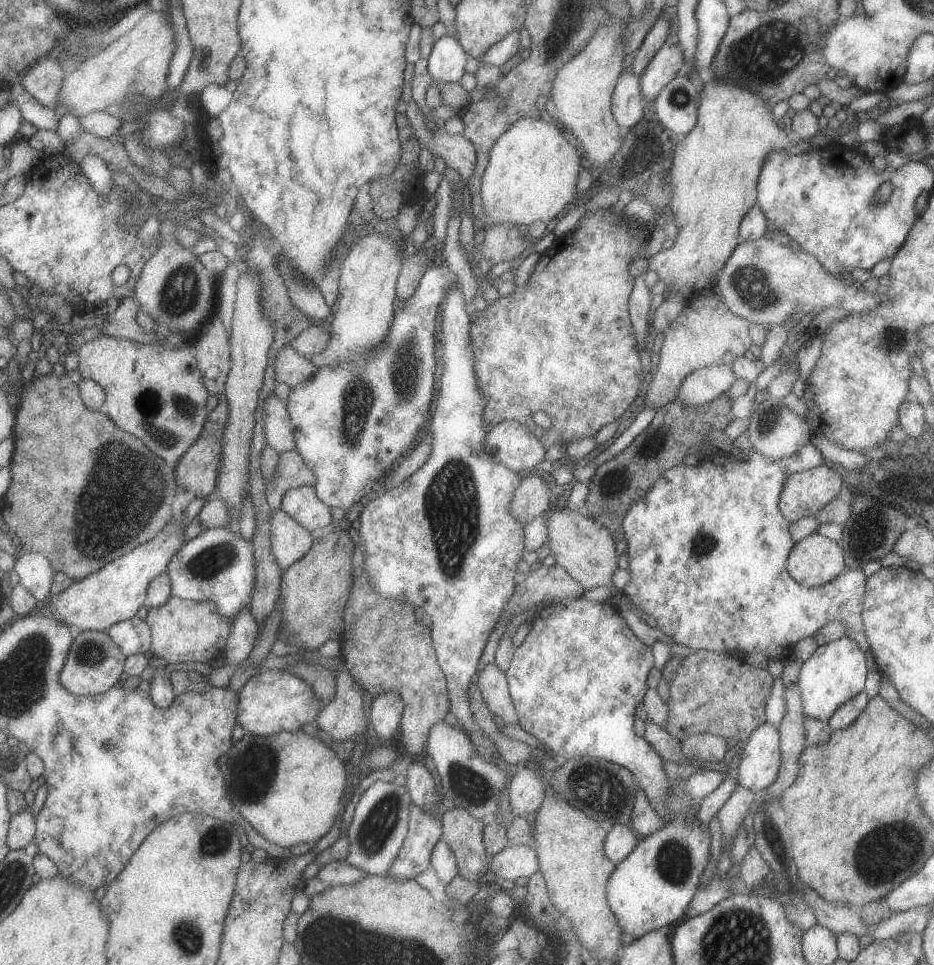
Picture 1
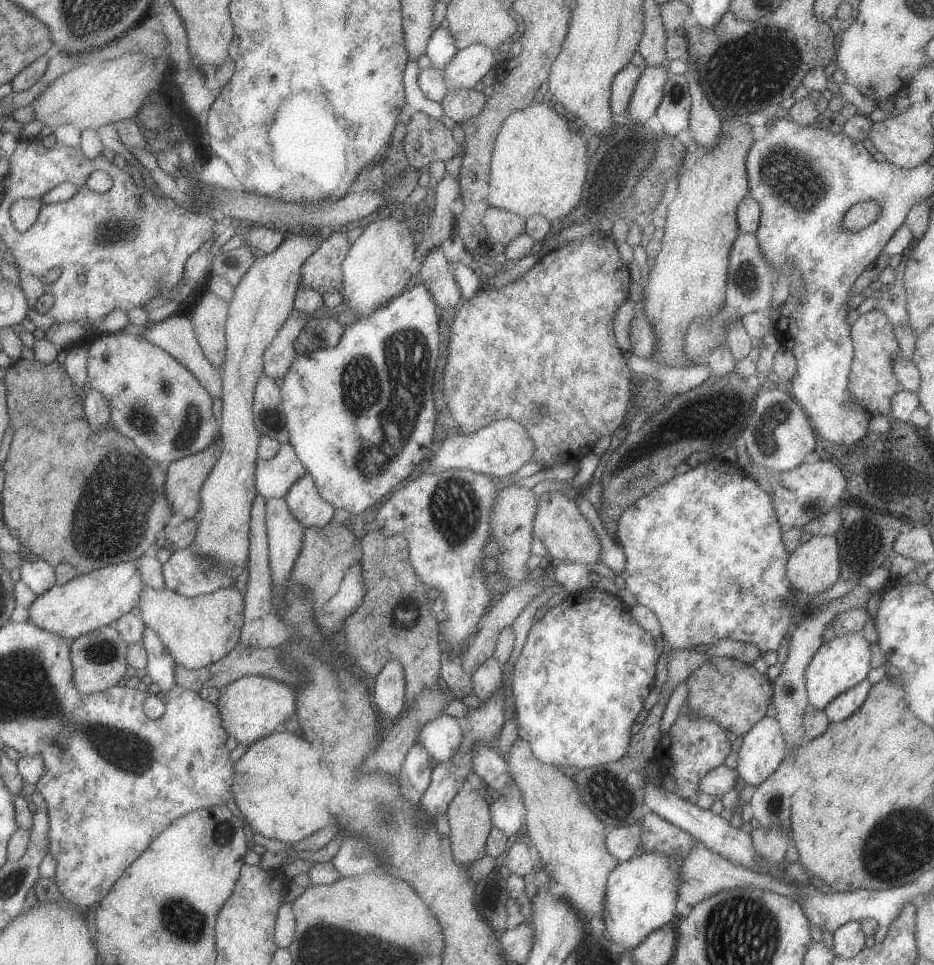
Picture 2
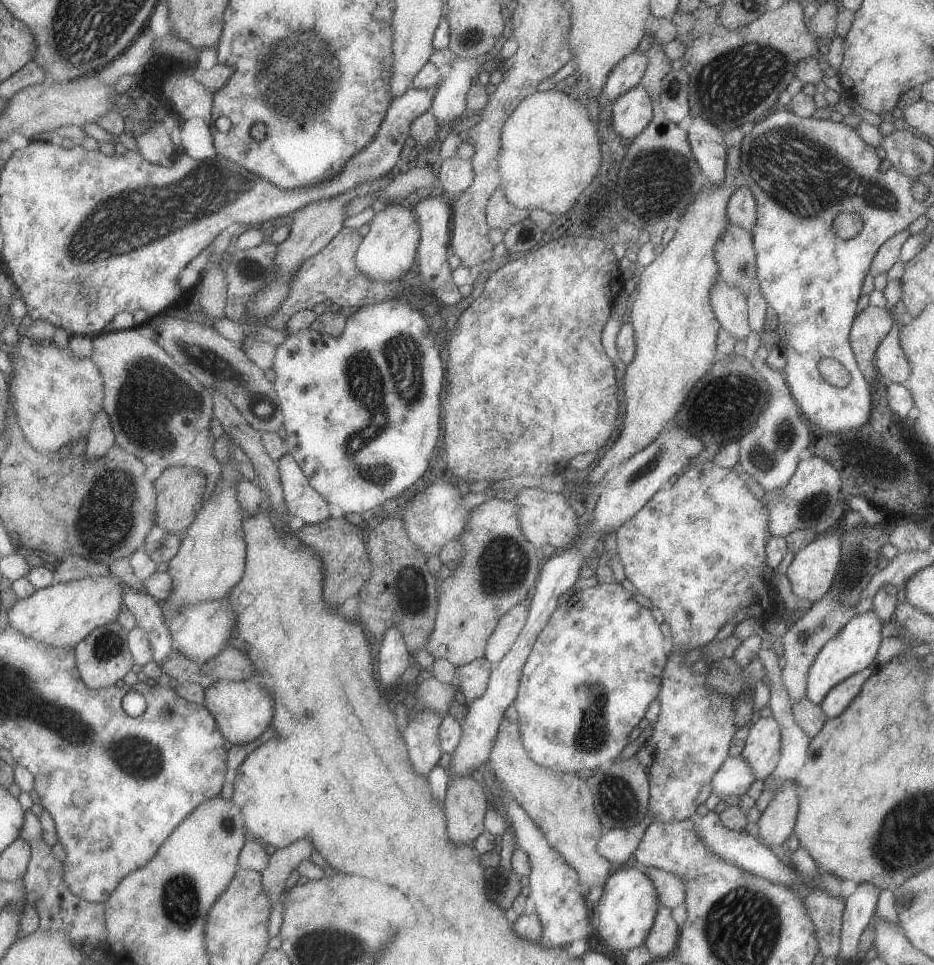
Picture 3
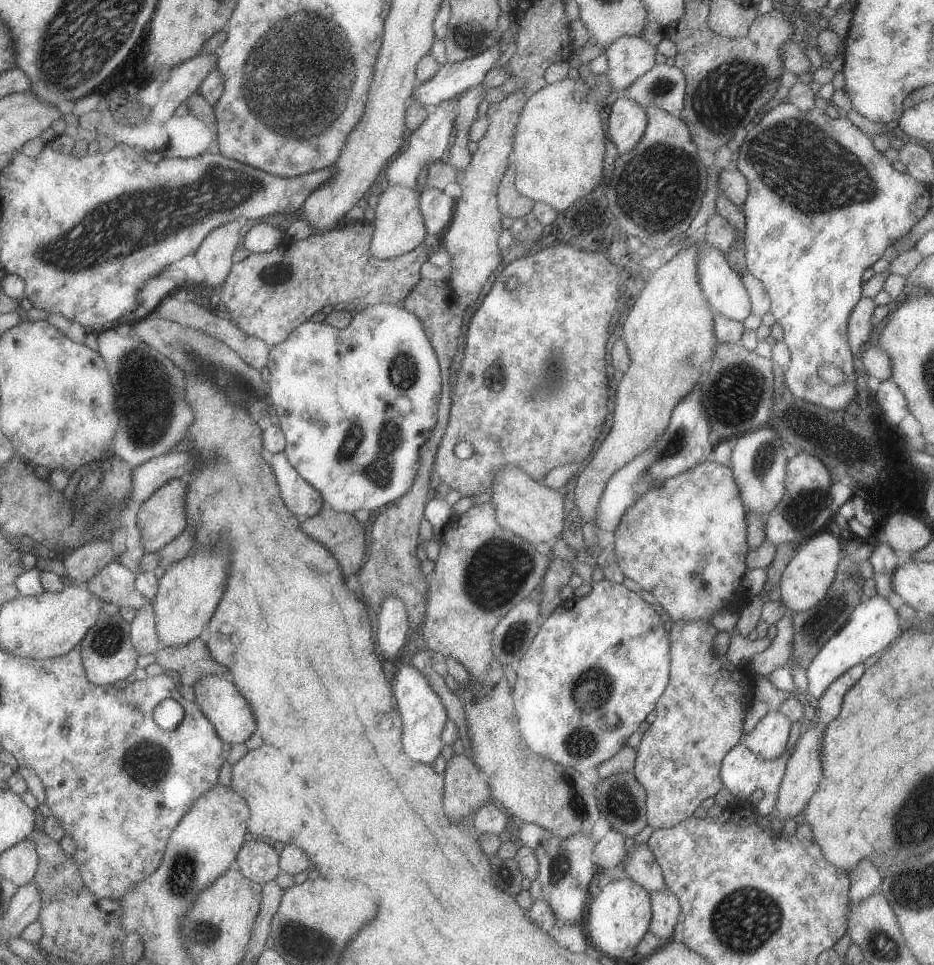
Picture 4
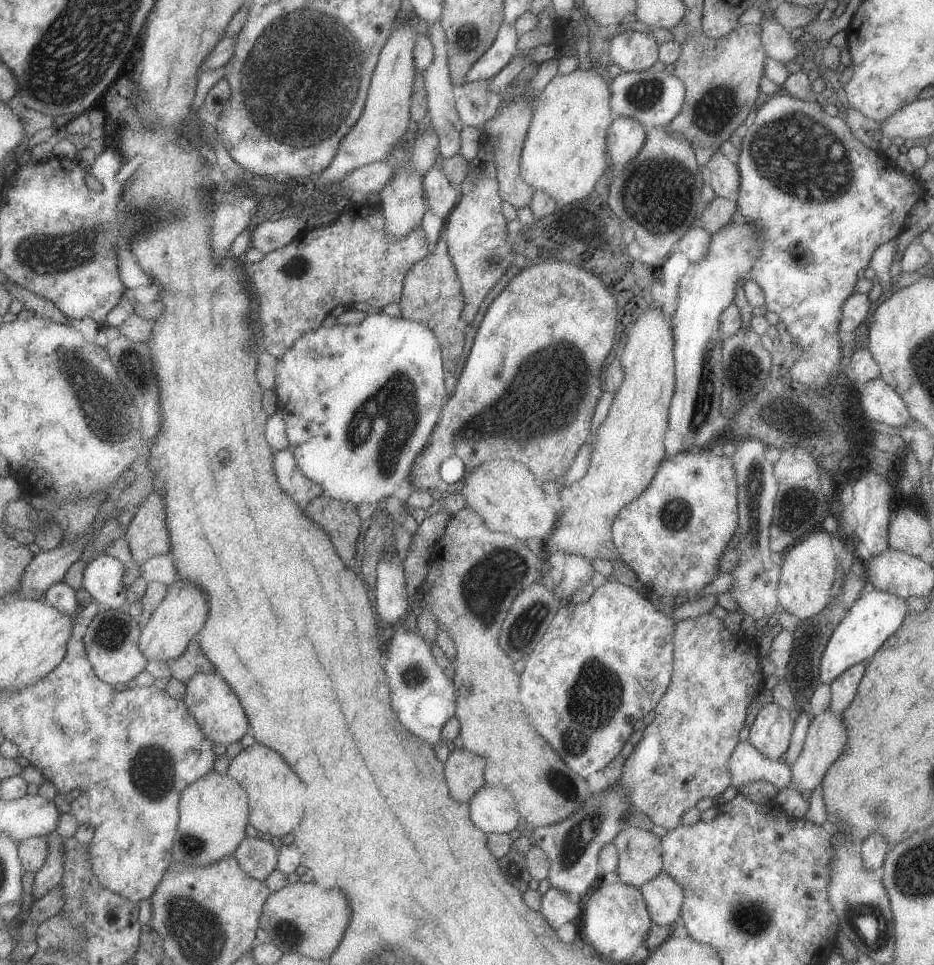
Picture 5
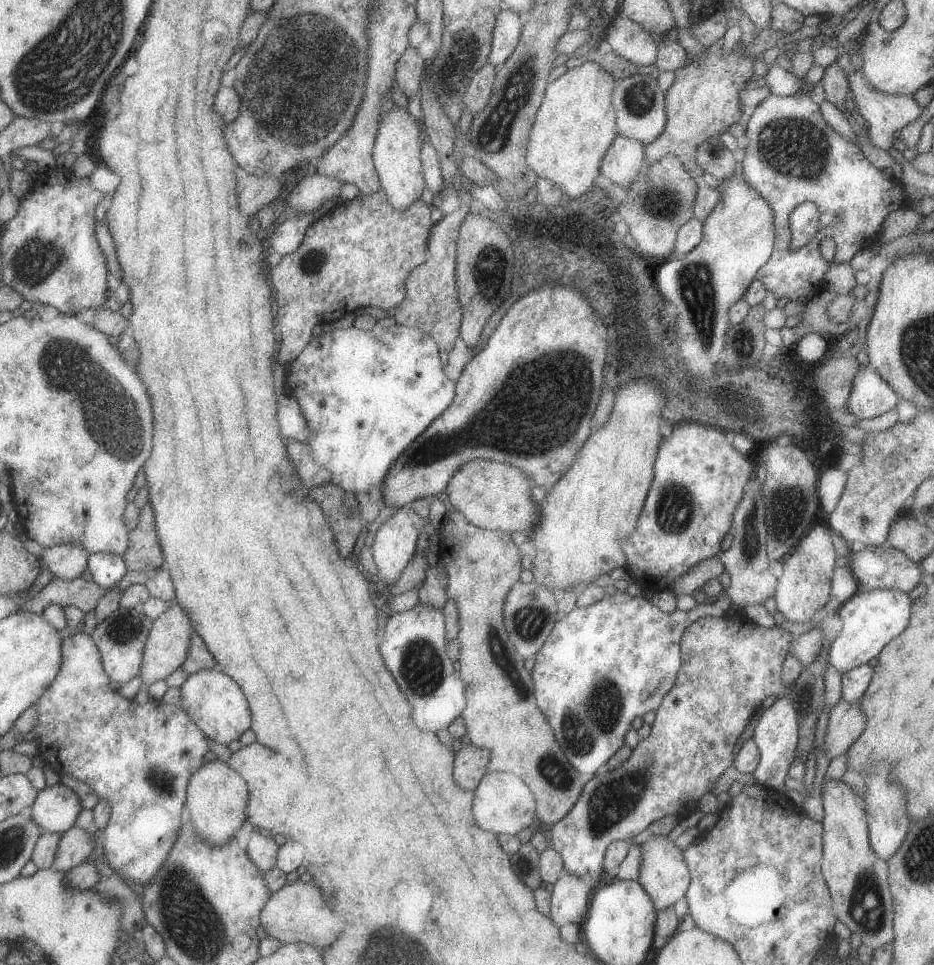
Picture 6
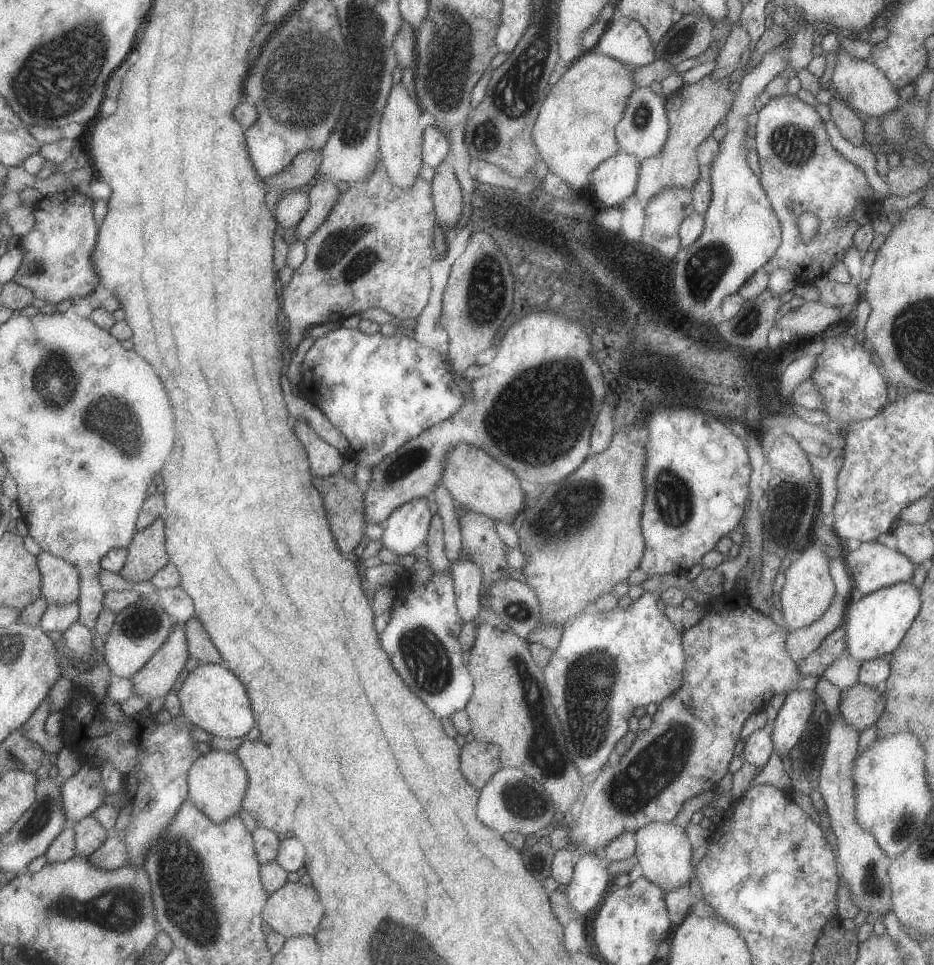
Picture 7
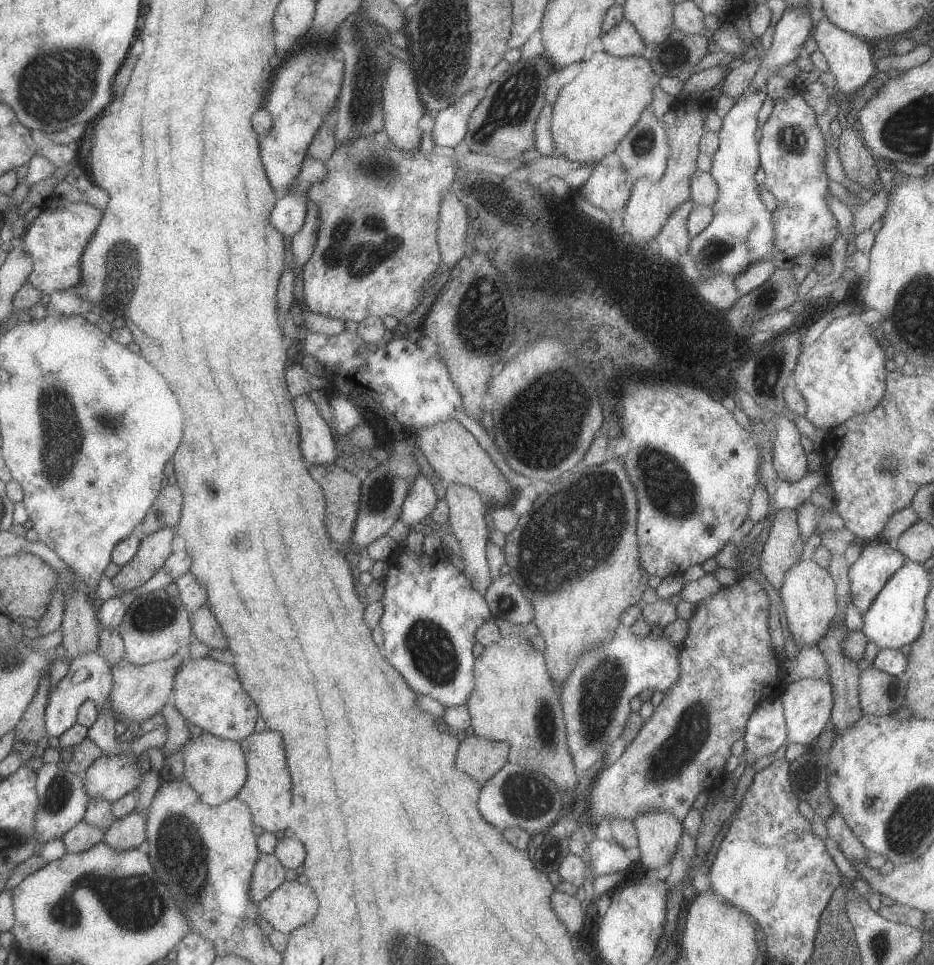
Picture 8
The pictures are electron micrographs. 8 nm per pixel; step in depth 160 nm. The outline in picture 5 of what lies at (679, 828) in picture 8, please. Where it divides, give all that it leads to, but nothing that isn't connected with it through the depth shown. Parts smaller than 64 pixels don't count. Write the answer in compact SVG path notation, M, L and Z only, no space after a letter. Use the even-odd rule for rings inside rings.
M664 869L641 886L653 924L675 926L681 920L683 888Z

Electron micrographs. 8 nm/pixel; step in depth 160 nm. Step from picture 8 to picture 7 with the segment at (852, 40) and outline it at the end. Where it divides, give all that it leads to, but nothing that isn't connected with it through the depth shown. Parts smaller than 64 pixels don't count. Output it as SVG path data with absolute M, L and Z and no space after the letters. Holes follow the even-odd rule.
M838 30L826 33L821 41L821 47L825 54L835 54L836 64L829 70L833 73L832 91L840 100L847 102L854 110L868 116L883 117L886 113L894 110L902 102L895 86L886 78L871 60L857 59L852 57L840 46L838 42Z

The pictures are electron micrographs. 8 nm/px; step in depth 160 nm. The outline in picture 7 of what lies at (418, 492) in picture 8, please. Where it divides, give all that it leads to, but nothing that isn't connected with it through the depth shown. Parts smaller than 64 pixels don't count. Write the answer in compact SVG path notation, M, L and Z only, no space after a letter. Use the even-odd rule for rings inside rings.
M420 497L405 502L399 506L384 522L384 532L382 545L391 550L396 558L410 552L413 552L416 546L426 544L429 535L429 526L431 525L432 514L428 508L428 502L432 497Z

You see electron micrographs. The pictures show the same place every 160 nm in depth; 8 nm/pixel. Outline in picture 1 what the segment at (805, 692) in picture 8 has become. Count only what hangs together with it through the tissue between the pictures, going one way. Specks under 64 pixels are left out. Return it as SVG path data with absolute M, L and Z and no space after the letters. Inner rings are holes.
M767 720L764 721L742 745L738 782L760 794L778 776L781 765L779 730Z

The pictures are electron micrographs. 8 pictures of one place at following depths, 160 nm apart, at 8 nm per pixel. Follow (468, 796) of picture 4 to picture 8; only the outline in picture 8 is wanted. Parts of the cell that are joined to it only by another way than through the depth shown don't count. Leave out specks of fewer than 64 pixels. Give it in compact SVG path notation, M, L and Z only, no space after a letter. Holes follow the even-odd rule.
M476 734L467 736L460 741L455 763L458 770L483 785L509 761L510 747L507 742L491 741Z

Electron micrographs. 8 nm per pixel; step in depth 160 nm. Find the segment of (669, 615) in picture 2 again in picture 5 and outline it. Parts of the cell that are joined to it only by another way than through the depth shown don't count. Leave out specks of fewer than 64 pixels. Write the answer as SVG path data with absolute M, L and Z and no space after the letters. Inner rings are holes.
M706 446L664 457L648 488L620 510L611 529L620 558L634 572L638 582L646 587L647 592L654 592L665 599L674 597L684 601L698 600L698 592L720 575L717 570L720 557L738 525L739 490L735 464L731 457L714 453ZM684 508L690 508L688 518L684 518Z

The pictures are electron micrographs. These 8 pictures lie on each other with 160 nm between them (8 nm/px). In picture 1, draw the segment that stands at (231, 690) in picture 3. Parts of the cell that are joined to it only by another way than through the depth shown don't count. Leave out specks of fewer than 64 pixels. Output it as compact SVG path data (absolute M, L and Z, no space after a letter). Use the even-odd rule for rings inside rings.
M262 668L246 681L237 694L239 696L237 723L246 733L256 736L268 736L282 731L294 733L308 729L308 721L319 713L322 706L304 679L280 669Z

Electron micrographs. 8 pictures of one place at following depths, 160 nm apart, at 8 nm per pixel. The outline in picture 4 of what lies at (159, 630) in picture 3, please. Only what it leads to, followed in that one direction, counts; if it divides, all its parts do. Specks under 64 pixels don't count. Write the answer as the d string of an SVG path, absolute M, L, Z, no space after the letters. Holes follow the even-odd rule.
M112 561L103 566L94 576L91 576L86 586L102 602L116 604L118 607L130 607L138 610L146 601L136 590L135 578L137 577L129 568L120 561Z

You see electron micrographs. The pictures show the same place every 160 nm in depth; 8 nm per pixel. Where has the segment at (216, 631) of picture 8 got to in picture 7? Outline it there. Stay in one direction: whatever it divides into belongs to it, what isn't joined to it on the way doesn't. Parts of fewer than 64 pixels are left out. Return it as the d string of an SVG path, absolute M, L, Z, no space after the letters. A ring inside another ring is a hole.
M196 615L186 622L184 628L191 658L196 658L200 663L223 664L220 651Z

